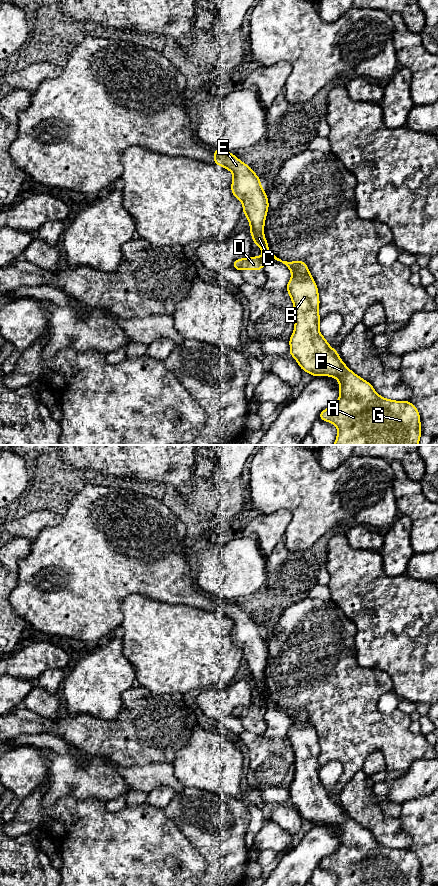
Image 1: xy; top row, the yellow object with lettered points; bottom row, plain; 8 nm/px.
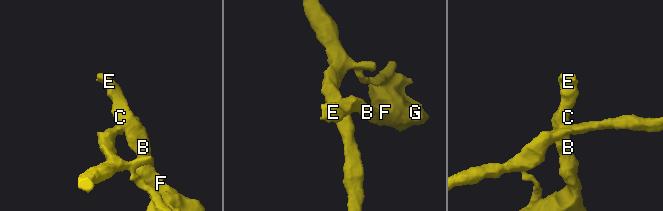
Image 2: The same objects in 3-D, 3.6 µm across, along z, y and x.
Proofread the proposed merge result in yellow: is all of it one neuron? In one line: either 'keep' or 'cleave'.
cleave

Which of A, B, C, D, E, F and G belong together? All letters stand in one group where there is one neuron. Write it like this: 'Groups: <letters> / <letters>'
Groups: A B C E F G / D

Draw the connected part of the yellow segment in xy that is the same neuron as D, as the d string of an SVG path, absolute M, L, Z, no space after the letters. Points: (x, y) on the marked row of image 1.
M252 256L251 258L240 258L235 260L232 264L232 267L239 271L243 271L244 269L252 269L252 270L261 270L265 263L267 262L267 257L255 257Z

